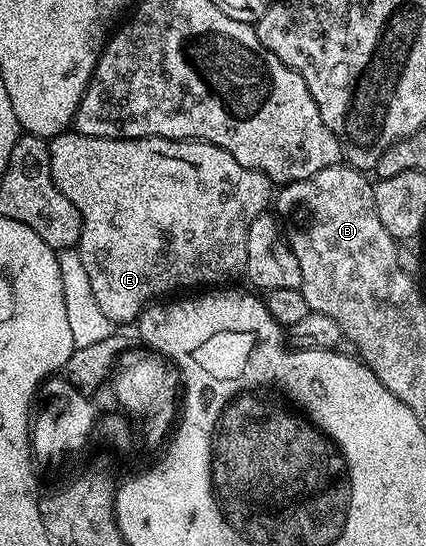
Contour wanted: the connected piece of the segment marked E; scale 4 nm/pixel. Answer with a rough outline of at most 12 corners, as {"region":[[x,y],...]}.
{"region":[[48,139],[107,320],[245,274],[266,174],[210,142]]}

